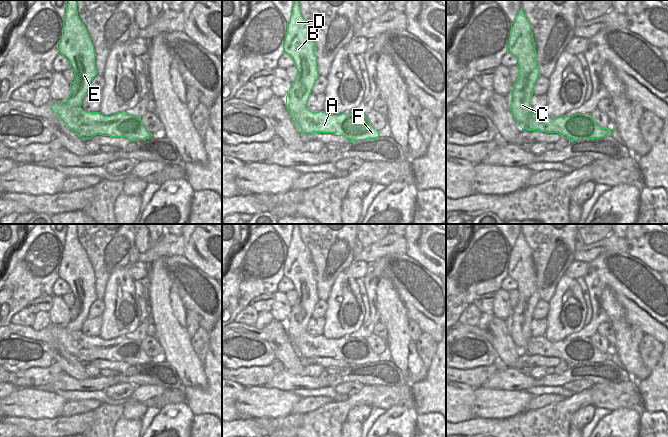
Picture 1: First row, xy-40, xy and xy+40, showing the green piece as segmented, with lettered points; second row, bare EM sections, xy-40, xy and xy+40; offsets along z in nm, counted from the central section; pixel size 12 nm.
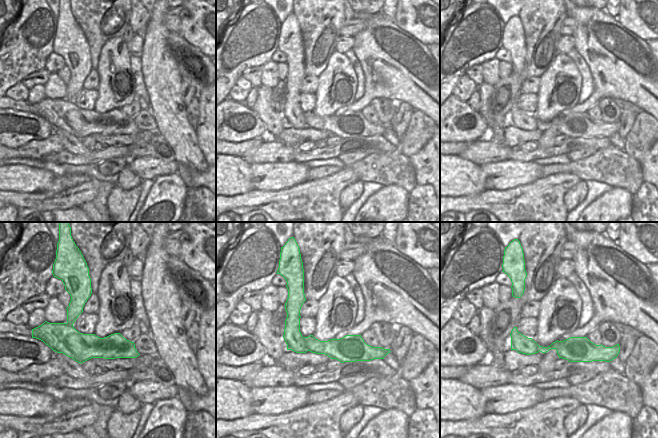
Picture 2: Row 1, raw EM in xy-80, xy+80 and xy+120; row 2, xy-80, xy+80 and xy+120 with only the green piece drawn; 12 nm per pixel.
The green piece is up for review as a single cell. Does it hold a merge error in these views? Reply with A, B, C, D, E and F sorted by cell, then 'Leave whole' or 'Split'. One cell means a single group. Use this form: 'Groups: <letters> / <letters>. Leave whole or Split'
Groups: A F / B C D E. Split.

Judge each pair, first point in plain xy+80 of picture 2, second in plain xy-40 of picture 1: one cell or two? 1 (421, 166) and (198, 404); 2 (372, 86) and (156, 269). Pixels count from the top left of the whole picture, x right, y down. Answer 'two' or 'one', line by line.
1: one
2: two

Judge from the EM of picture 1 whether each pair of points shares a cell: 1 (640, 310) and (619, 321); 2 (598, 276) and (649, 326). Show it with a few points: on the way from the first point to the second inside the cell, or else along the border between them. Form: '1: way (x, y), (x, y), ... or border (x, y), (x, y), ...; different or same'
1: border (615, 297), (625, 312), (625, 319), (630, 324); different
2: way (612, 283), (640, 312); same

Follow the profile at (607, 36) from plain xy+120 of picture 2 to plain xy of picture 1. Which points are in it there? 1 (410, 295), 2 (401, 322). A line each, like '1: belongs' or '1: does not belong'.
1: belongs
2: does not belong

